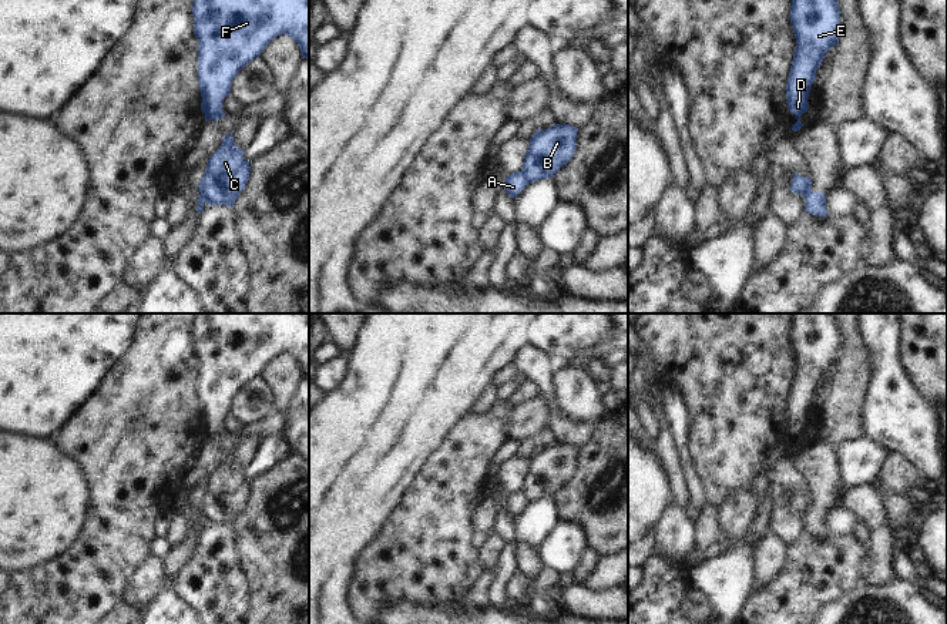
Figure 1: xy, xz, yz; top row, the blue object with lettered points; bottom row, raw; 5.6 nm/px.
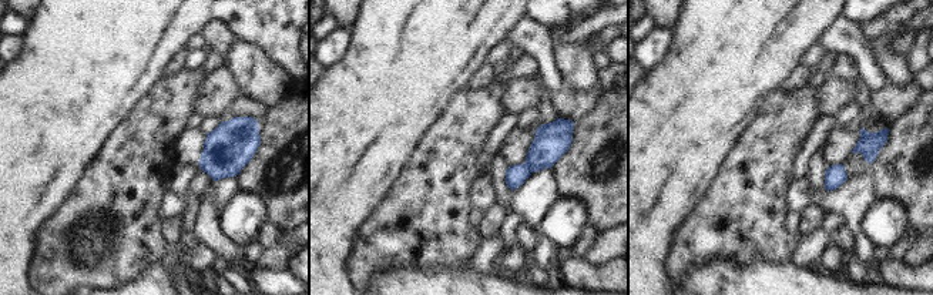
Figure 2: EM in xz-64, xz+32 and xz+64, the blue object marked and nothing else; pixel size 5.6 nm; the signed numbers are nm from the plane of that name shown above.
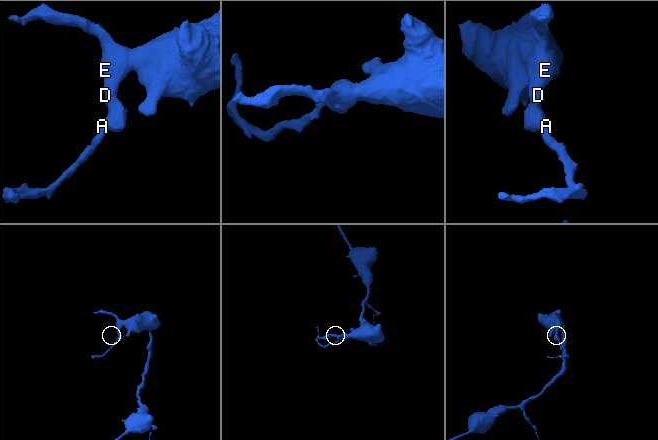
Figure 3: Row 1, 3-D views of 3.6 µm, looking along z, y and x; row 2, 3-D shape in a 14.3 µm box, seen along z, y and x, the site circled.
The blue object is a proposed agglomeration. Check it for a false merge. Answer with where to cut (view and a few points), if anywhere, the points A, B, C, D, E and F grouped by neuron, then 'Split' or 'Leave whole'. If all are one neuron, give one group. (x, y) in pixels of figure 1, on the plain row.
Split along xz (521, 489), (530, 502). Groups: A / B C D E F. Split.

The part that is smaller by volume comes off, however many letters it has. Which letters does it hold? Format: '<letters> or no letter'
A

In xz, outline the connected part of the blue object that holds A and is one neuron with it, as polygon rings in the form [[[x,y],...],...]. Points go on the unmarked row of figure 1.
[[[523,490],[513,492],[506,496],[506,511],[516,517],[528,503]]]

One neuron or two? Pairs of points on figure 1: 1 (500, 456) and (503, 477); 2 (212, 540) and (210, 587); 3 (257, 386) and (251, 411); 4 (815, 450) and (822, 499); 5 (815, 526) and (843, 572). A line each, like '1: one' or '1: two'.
1: two
2: one
3: one
4: one
5: two

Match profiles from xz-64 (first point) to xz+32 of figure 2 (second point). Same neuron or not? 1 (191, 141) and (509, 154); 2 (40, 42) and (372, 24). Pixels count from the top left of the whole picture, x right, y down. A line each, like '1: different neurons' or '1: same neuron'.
1: same neuron
2: same neuron

